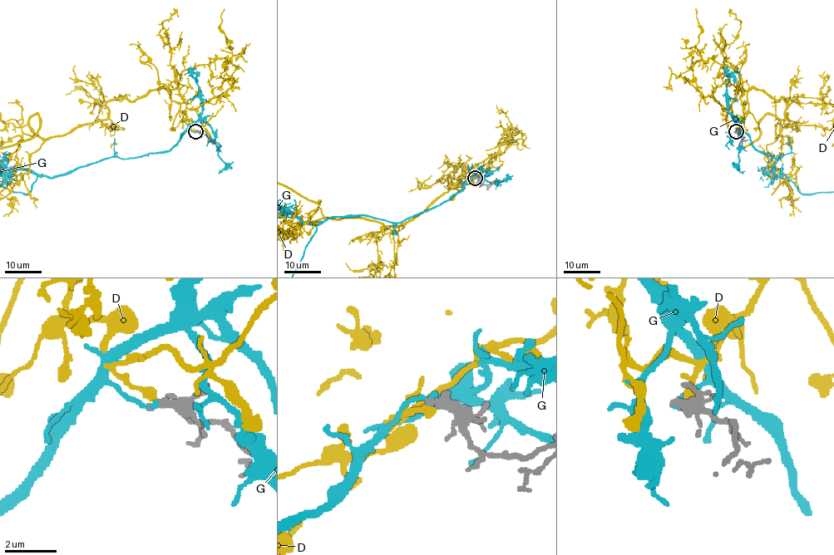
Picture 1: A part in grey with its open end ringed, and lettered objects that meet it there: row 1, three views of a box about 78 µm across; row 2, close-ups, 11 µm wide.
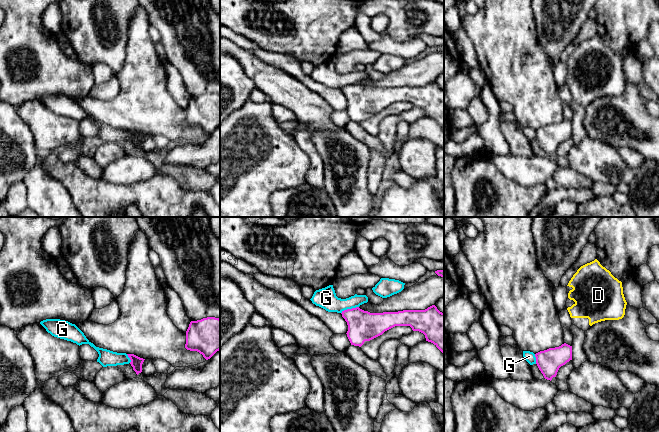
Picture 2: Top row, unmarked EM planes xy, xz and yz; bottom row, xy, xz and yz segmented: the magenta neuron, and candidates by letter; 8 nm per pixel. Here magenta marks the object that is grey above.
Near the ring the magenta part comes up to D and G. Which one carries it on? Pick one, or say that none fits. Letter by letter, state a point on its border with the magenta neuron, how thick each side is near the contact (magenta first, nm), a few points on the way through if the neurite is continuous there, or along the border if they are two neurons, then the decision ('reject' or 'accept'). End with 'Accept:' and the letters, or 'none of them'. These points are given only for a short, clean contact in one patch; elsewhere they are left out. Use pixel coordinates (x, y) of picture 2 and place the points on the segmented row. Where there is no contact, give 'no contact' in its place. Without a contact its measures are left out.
D: no contact; accept
G: meets magenta in xz at (349, 309); 240 nm thick on the magenta side, 170 nm on the other; border along xz (358, 306), (347, 308), (341, 313); reject
Accept: D

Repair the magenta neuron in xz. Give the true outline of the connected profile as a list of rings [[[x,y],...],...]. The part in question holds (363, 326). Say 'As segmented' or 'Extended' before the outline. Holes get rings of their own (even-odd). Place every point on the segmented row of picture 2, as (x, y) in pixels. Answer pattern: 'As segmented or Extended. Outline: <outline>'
As segmented. Outline: [[[435,305],[425,310],[403,310],[398,312],[370,313],[359,307],[342,311],[342,317],[348,325],[347,337],[351,345],[361,347],[365,341],[370,341],[395,326],[410,326],[413,331],[425,335],[426,341],[433,343],[444,354],[444,313]]]

